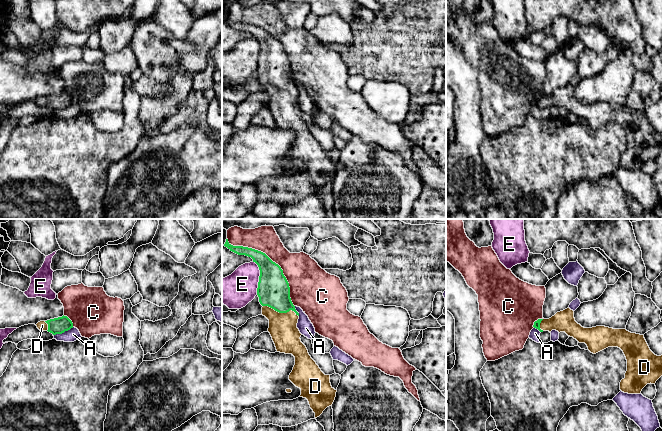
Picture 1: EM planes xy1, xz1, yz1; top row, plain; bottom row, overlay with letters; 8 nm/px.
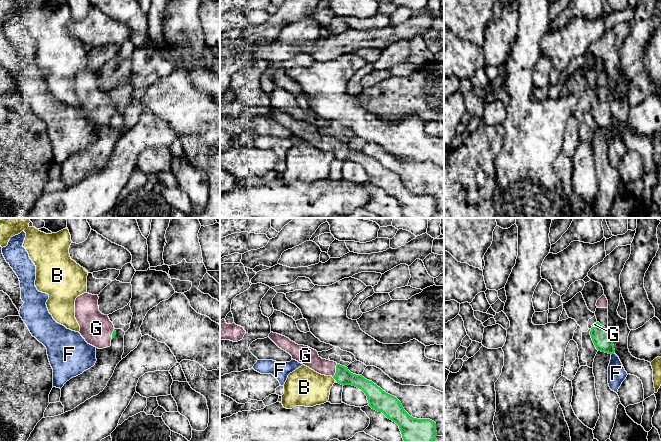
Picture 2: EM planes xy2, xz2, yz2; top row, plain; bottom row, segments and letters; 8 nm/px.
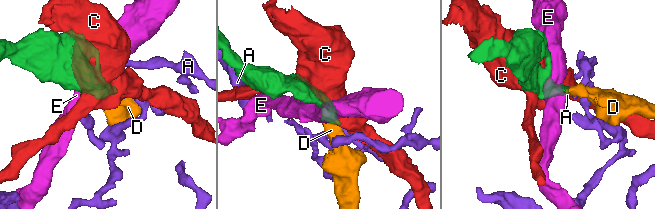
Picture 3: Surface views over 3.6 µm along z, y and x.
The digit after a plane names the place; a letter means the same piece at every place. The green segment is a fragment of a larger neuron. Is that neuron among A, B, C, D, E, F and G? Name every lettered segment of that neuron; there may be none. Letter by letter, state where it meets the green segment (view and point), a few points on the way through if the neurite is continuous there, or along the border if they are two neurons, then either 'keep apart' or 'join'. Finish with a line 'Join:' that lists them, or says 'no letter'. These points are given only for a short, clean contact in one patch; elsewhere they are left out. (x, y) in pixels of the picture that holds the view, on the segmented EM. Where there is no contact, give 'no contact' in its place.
A: contact xy1 (63, 332); border xy1 (73, 327), (53, 335); keep apart
B: contact xz2 (334, 378); border xz2 (332, 377), (335, 379); keep apart
C: contact xz1 (271, 260); keep apart
D: contact xz1 (281, 312); way xz1 (273, 290), (277, 307), (281, 312), (283, 329); join
E: contact xz1 (259, 278); keep apart
F: contact yz2 (612, 353); border yz2 (613, 353), (611, 355); keep apart
G: contact xz2 (336, 370); way xz2 (343, 376), (336, 370), (320, 366), (309, 357); join
Join: D, G

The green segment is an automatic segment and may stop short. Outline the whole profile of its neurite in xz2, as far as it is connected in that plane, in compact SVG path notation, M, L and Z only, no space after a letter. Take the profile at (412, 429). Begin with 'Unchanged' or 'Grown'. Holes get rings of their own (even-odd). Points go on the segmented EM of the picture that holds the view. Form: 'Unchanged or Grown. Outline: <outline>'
Grown. Outline: M271 332L268 336L279 348L292 356L293 360L309 367L315 372L332 376L341 385L352 385L361 389L367 396L369 406L382 412L395 422L405 442L432 442L437 436L436 423L430 419L417 419L410 416L401 402L386 393L362 375L351 373L347 367L334 361L322 359L318 352L308 346L298 345L289 338Z

